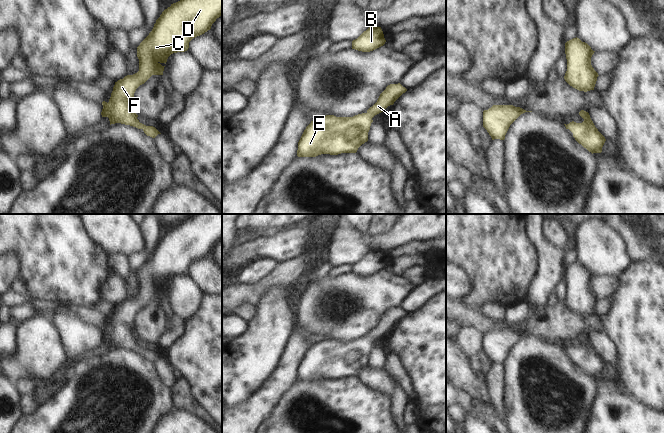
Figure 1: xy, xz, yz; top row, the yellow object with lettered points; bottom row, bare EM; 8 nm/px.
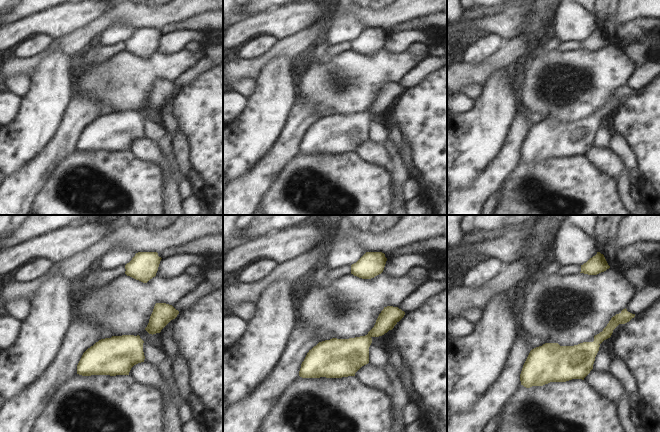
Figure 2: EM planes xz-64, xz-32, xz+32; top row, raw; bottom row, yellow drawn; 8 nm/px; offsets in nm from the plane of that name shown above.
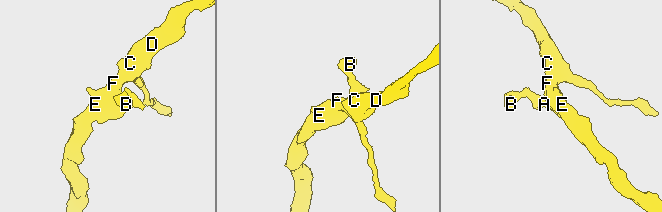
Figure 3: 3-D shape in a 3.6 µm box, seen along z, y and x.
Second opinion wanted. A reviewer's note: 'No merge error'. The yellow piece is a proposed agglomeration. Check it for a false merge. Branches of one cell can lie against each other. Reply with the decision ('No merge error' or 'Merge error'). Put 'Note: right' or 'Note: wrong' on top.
Note: right
No merge error.

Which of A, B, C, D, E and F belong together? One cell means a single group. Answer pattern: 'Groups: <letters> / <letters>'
Groups: A B C D E F.

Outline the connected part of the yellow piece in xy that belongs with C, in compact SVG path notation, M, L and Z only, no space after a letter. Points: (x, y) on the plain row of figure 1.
M193 214L180 225L165 233L156 244L152 255L137 271L139 295L115 306L109 326L102 326L102 341L108 341L110 349L121 347L142 353L147 360L152 362L161 358L155 351L146 350L137 343L138 339L133 335L134 317L152 299L163 299L165 290L161 288L166 288L171 278L187 275L189 266L210 254L212 248L220 240L222 240L222 214Z

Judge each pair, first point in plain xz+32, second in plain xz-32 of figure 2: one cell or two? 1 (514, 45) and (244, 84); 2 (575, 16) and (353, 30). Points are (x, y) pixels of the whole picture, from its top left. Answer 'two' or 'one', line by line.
1: two
2: one

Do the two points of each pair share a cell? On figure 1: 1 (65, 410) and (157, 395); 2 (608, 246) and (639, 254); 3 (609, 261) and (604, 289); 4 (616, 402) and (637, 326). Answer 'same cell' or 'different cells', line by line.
1: same cell
2: different cells
3: different cells
4: different cells

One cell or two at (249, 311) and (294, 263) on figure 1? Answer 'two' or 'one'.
two

